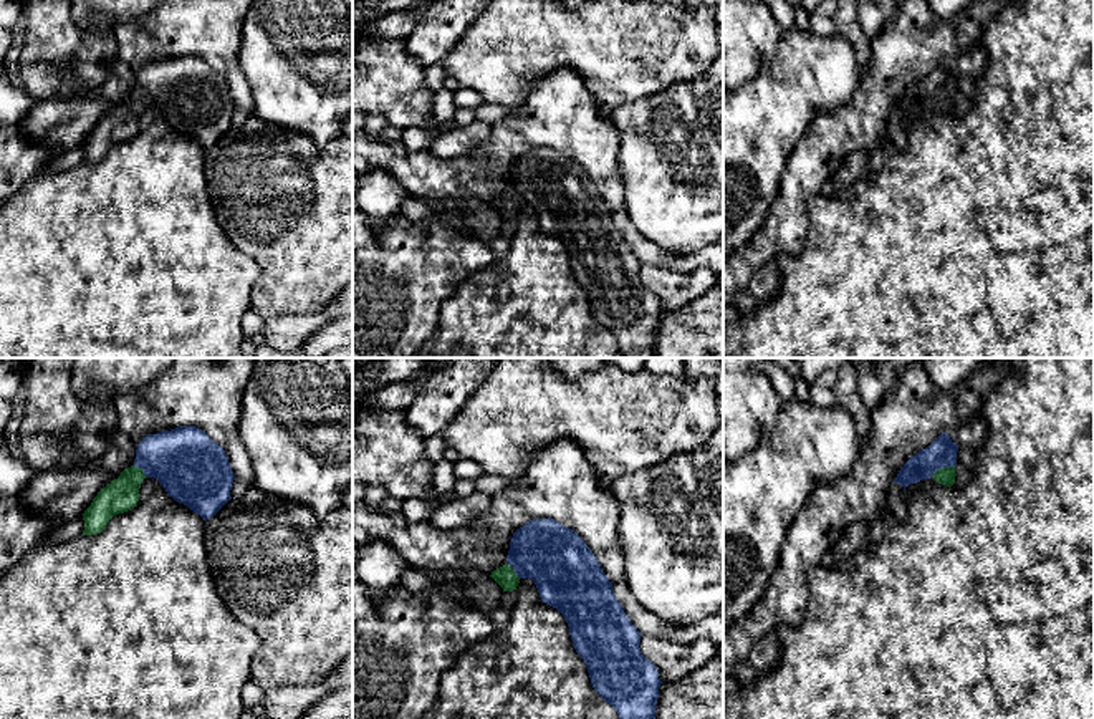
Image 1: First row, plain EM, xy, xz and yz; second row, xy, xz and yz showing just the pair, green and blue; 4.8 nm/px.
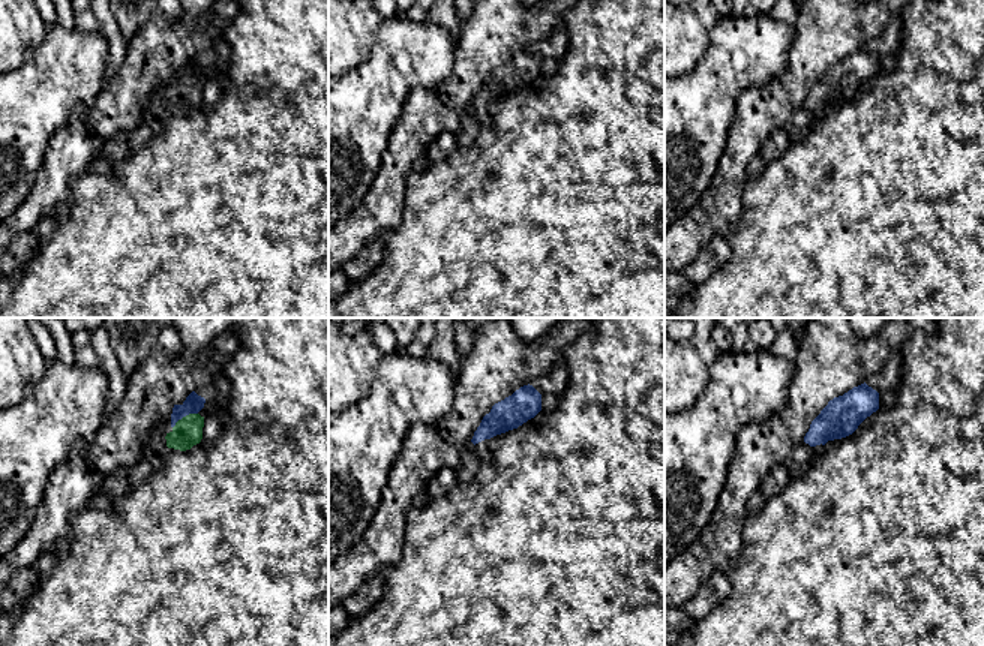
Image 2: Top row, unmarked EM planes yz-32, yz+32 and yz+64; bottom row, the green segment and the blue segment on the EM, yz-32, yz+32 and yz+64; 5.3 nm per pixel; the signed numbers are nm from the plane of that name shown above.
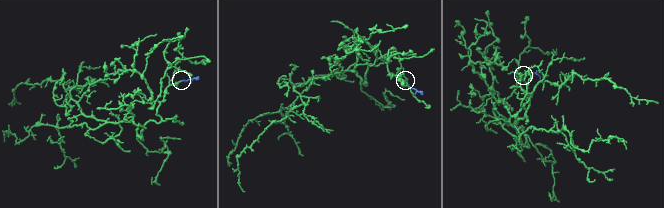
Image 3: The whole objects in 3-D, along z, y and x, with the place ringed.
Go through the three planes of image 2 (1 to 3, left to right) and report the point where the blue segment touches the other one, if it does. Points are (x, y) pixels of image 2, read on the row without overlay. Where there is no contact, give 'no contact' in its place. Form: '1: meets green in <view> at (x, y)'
1: meets green in yz-32 at (183, 81)
2: no contact
3: no contact

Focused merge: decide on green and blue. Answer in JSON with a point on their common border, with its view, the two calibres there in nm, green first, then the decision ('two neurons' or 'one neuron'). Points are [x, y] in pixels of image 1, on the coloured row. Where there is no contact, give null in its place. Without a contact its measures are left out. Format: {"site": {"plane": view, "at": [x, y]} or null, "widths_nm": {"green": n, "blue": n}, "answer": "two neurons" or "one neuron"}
{"site": {"plane": "yz", "at": [944, 468]}, "widths_nm": {"green": 90, "blue": 140}, "answer": "one neuron"}

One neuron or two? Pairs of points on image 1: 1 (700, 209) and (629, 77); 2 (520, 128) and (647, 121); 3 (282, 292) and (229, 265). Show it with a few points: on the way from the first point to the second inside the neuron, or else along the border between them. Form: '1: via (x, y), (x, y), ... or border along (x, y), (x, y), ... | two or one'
1: border along (677, 83), (649, 96), (623, 103), (609, 116) | two
2: border along (608, 116), (618, 131), (619, 161) | two
3: border along (235, 246), (260, 270), (252, 292), (252, 307) | two

